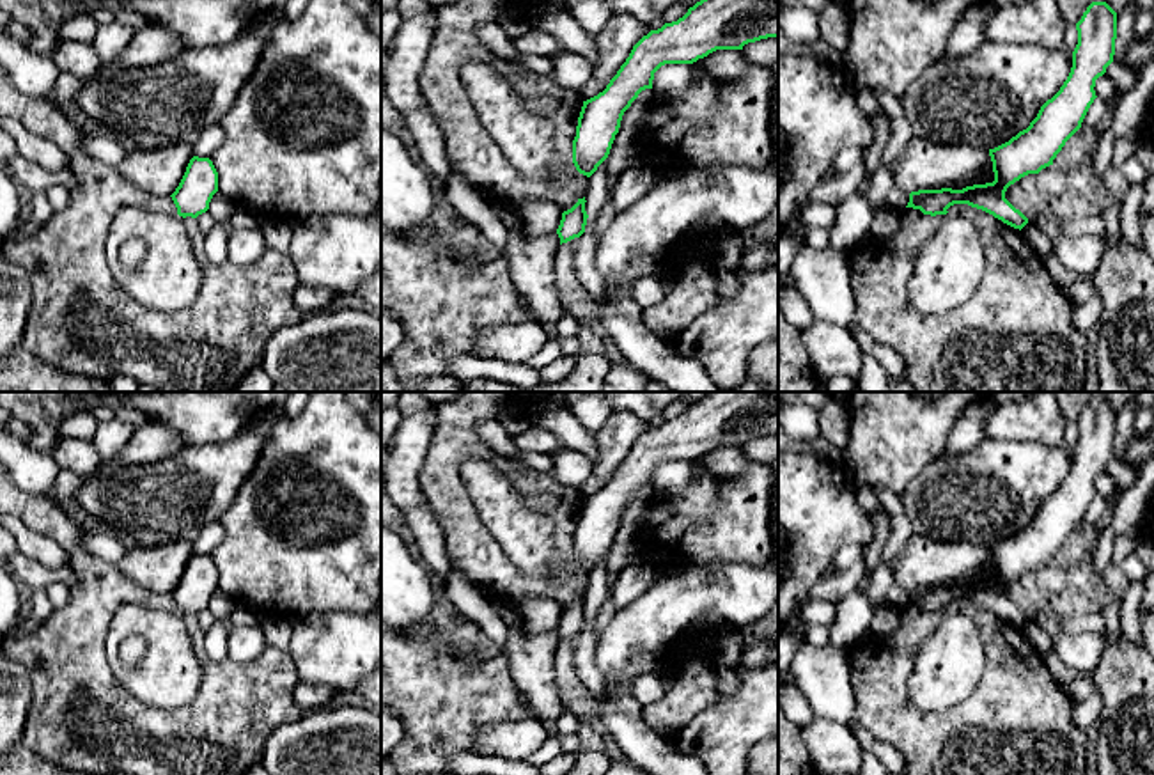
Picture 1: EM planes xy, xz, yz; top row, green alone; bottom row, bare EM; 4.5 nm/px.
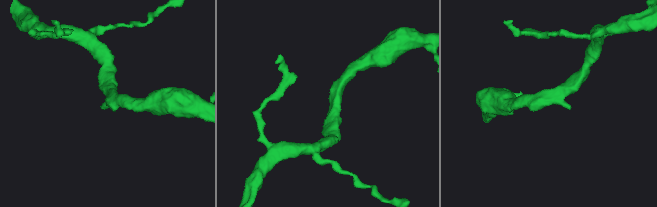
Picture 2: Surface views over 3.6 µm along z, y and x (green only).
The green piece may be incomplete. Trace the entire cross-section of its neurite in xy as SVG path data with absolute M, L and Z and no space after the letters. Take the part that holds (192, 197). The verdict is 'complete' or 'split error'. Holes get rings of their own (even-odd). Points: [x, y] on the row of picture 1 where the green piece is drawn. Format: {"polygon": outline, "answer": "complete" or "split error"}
{"polygon": "M193 156L186 172L170 195L177 215L197 218L209 209L213 195L218 192L218 172L209 158Z", "answer": "complete"}

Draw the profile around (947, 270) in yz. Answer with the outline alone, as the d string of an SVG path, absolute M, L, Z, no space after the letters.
M947 213L938 236L925 241L913 259L909 301L924 314L954 310L975 293L984 268L977 225L959 213Z

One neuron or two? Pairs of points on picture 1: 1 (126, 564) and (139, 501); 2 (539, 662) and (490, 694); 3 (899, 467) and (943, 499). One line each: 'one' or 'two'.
1: two
2: two
3: two

